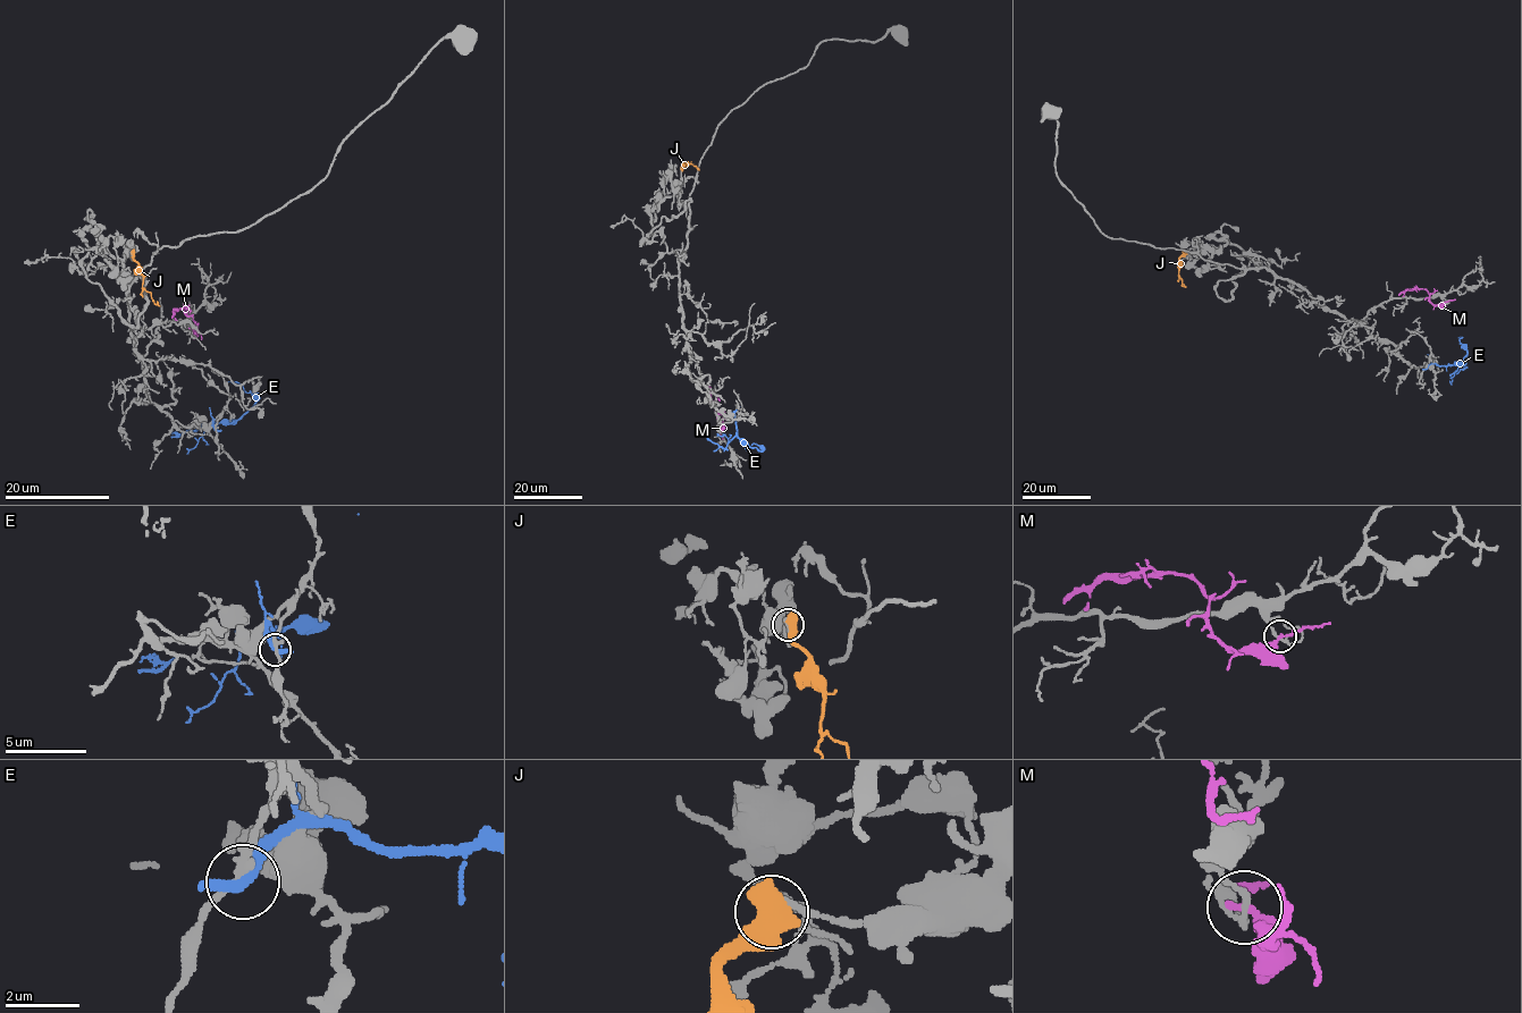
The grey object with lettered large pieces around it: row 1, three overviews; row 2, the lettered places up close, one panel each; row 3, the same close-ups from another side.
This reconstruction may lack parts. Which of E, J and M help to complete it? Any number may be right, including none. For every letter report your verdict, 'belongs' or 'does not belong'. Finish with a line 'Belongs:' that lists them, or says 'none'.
E: does not belong
J: does not belong
M: does not belong
Belongs: none

